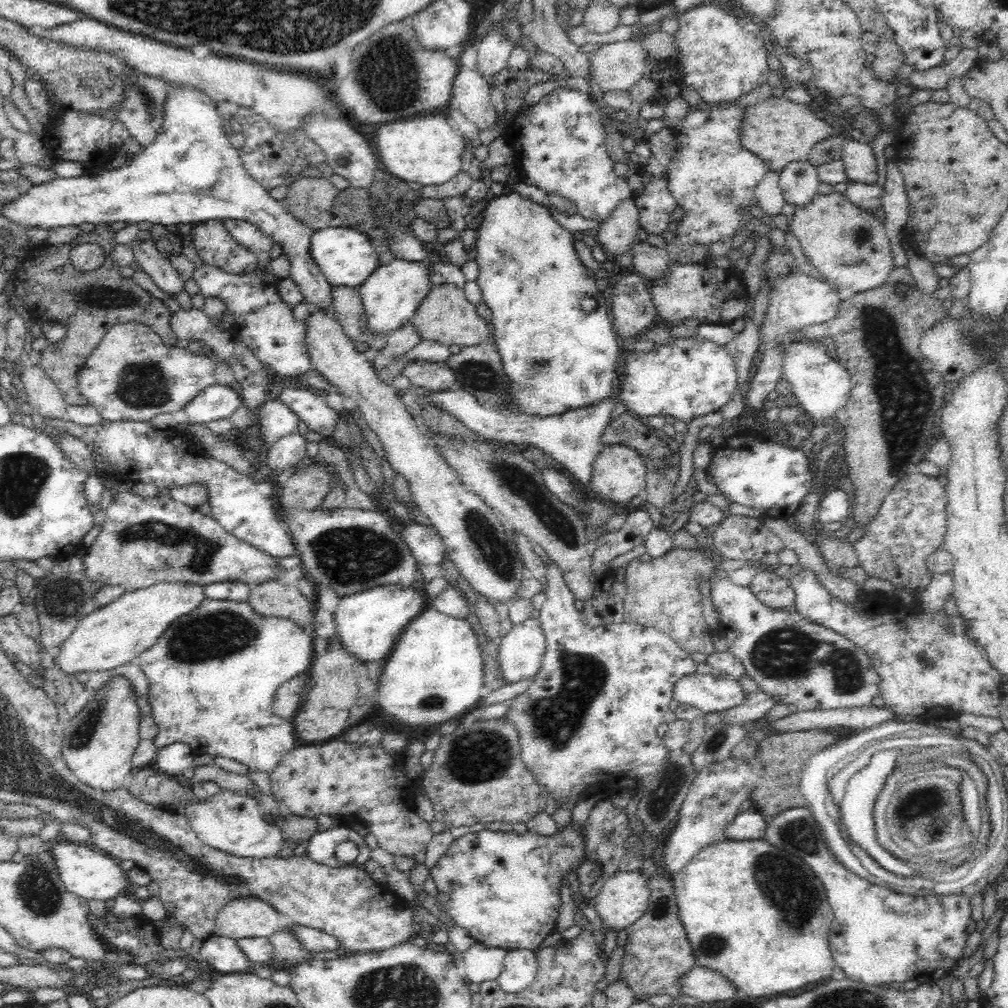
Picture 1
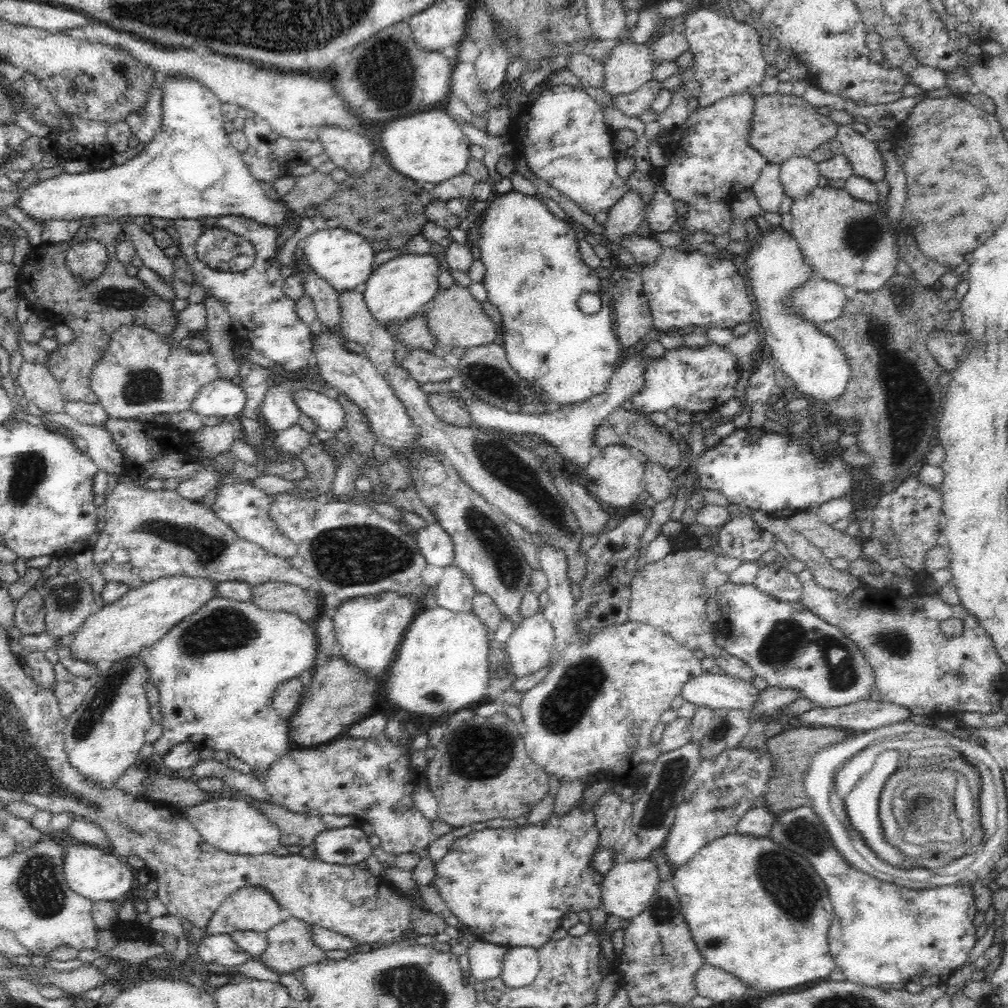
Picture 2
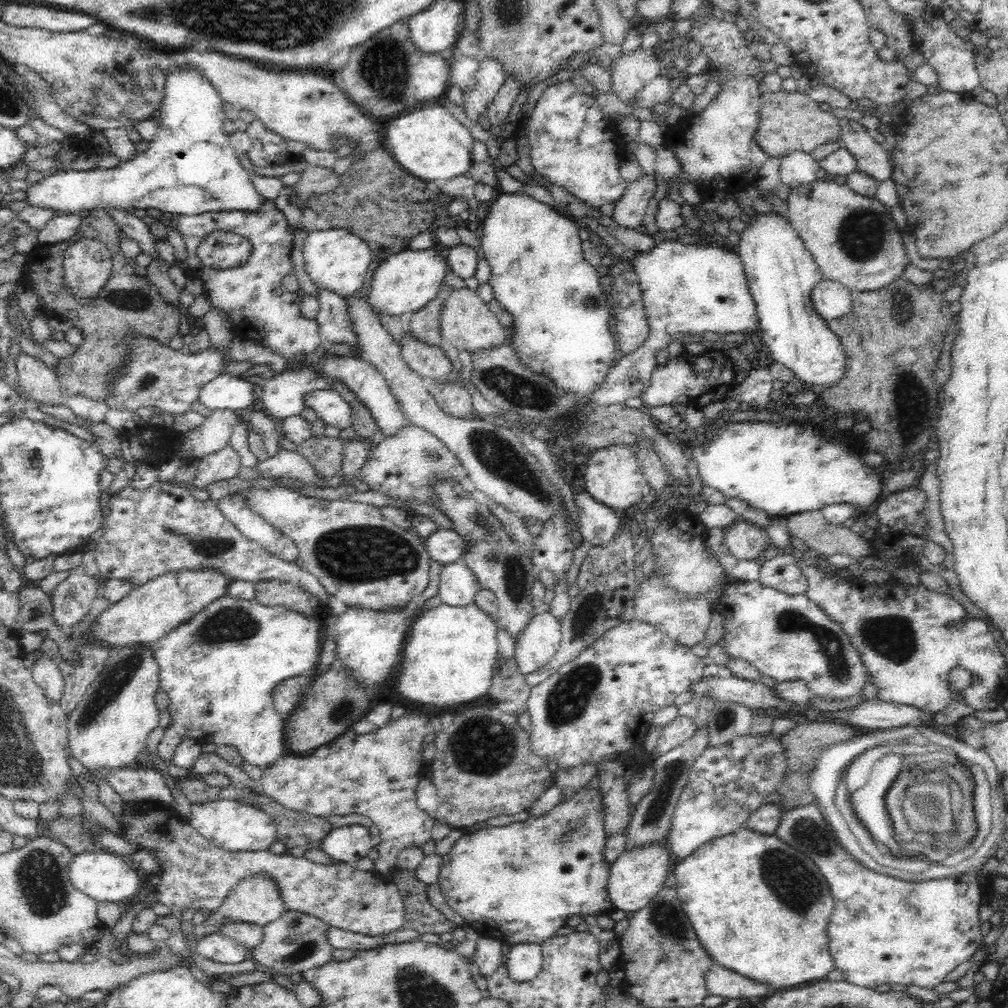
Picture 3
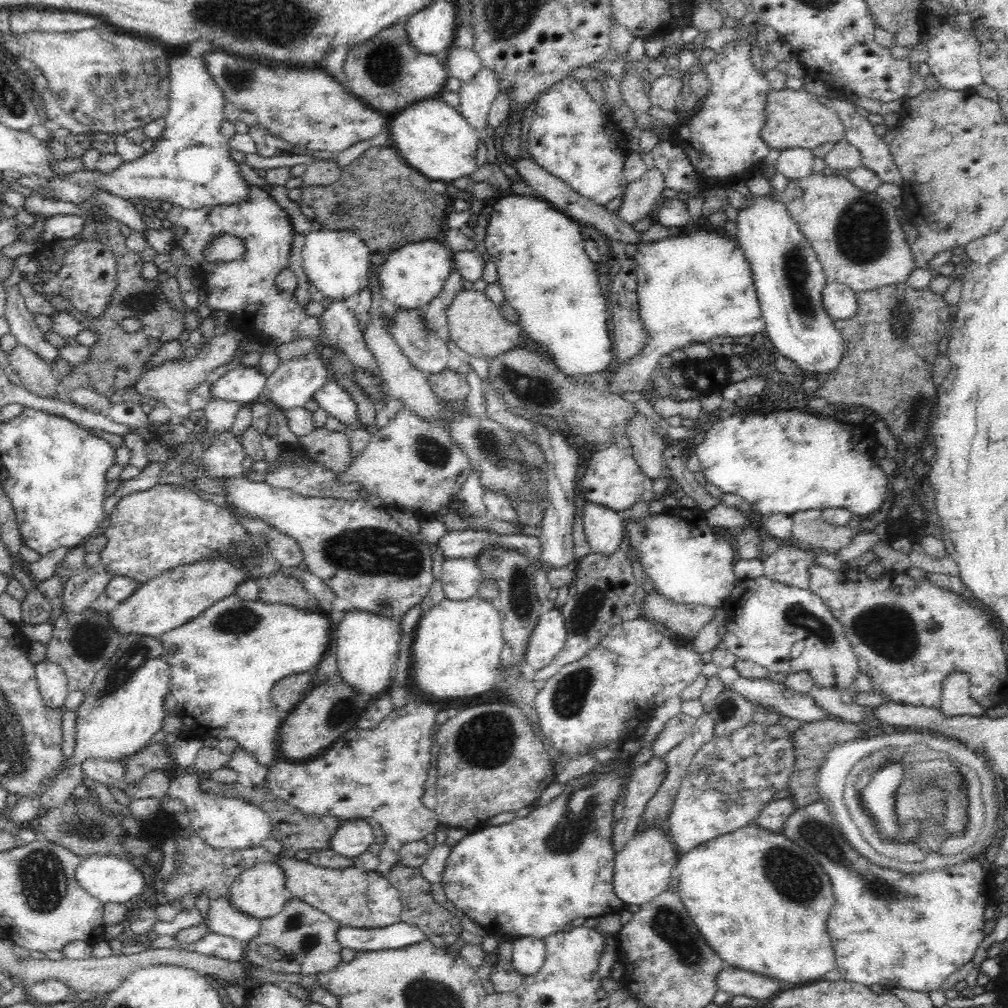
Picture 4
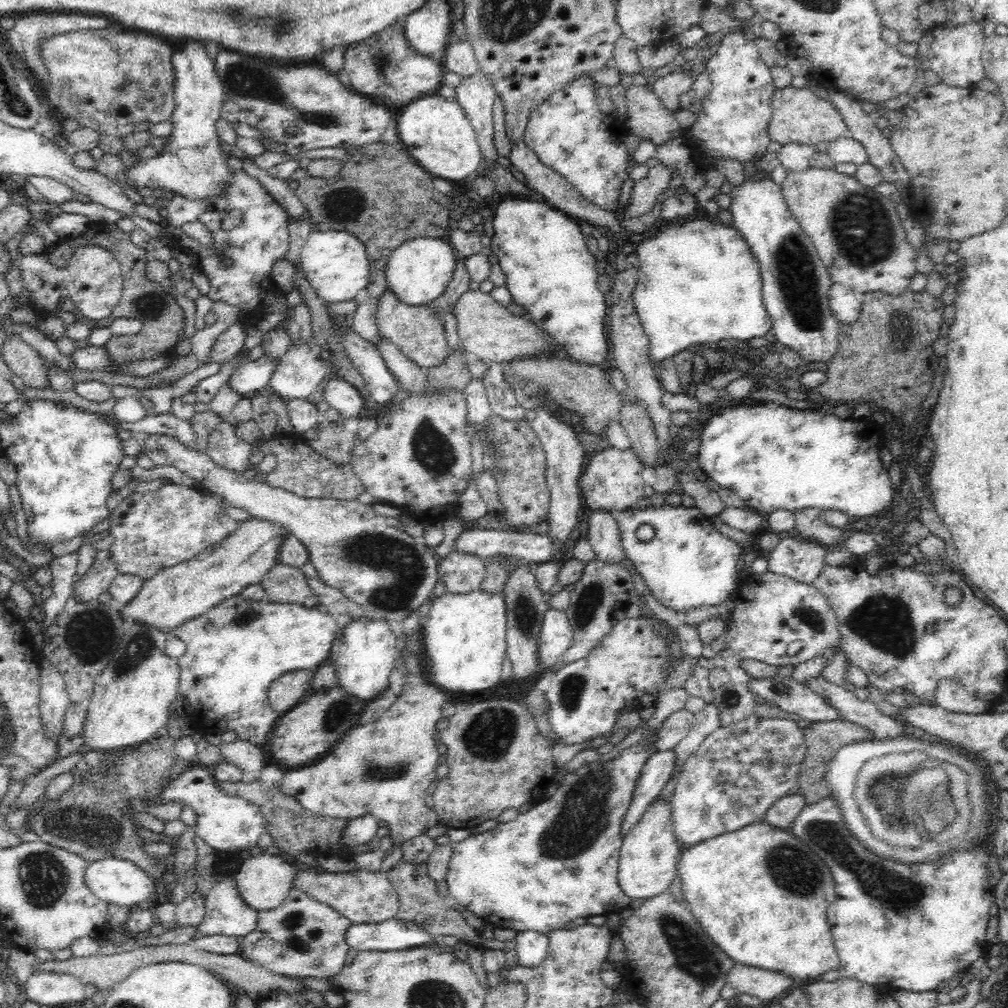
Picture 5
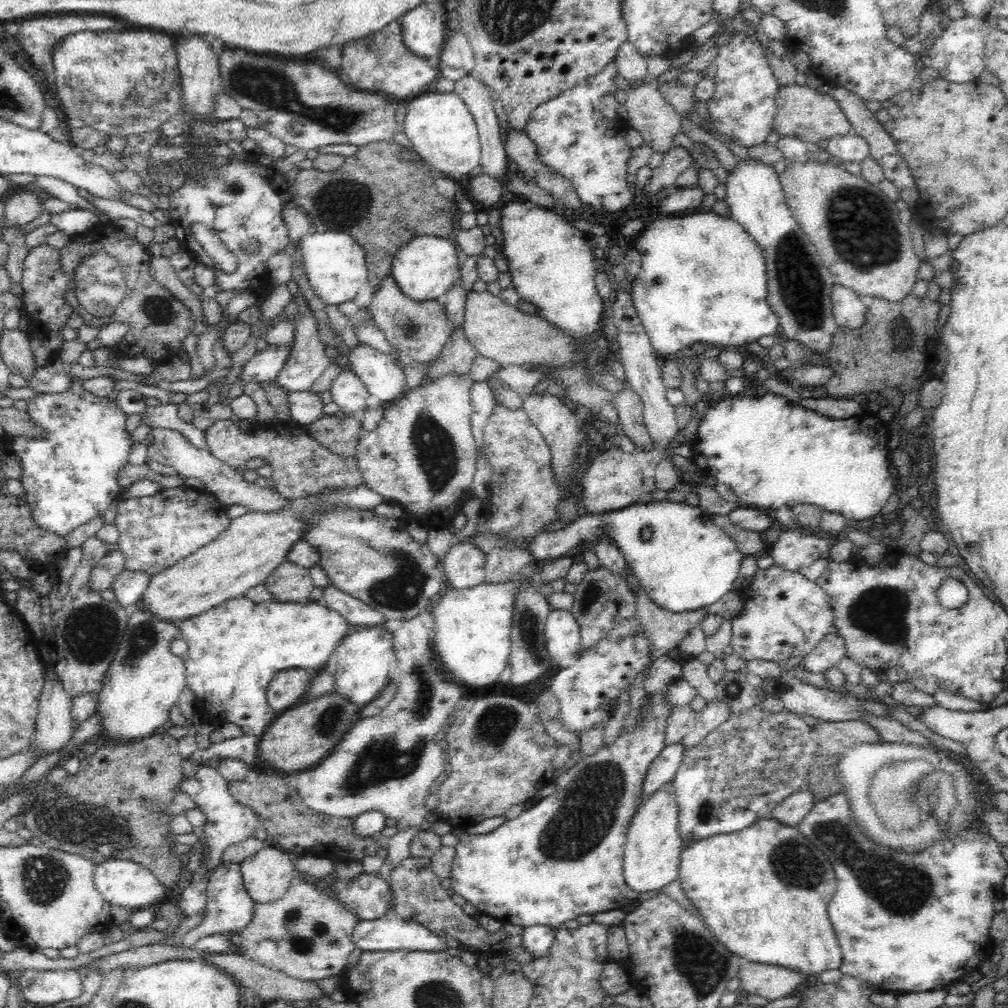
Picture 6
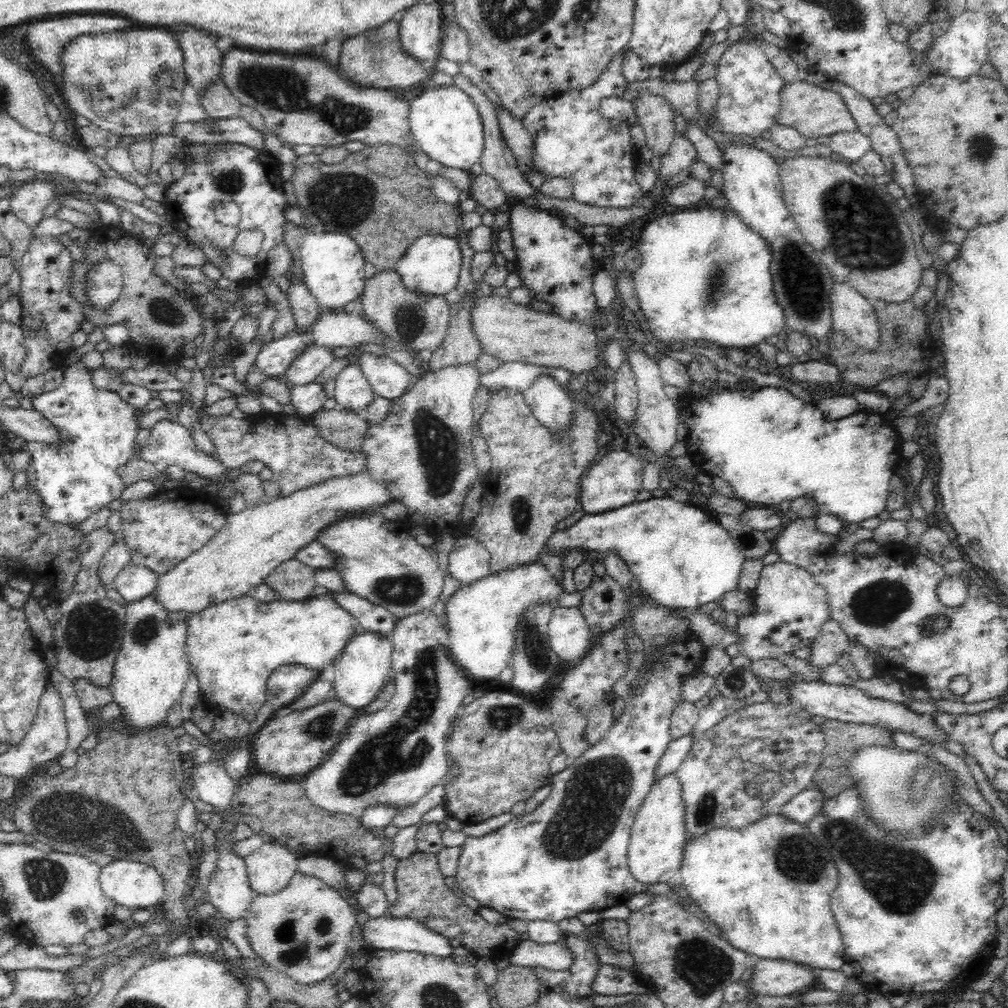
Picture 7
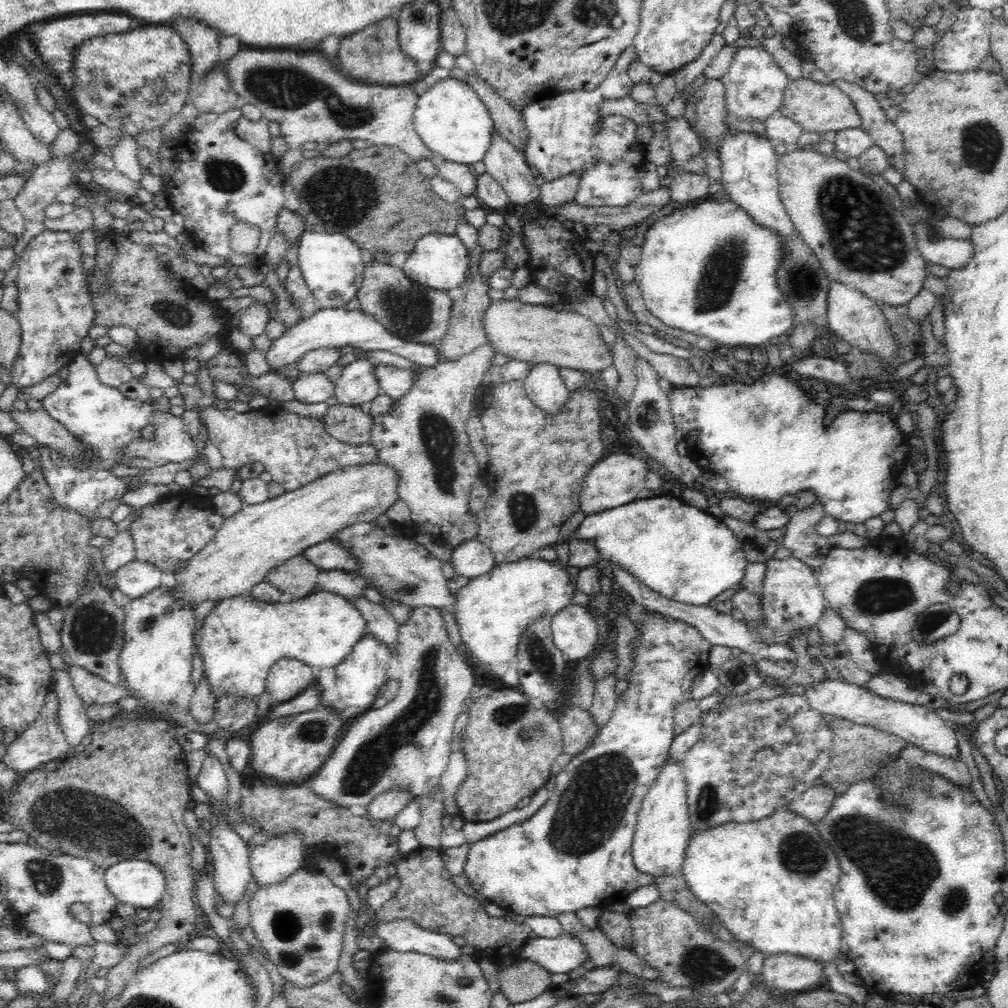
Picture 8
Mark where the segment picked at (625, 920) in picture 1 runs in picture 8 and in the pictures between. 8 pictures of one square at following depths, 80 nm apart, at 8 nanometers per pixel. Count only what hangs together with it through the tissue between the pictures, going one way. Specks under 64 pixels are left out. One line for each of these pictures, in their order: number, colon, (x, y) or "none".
2: (627, 888)
3: (636, 875)
4: (642, 869)
5: (649, 854)
6: (652, 853)
7: (656, 846)
8: (662, 834)

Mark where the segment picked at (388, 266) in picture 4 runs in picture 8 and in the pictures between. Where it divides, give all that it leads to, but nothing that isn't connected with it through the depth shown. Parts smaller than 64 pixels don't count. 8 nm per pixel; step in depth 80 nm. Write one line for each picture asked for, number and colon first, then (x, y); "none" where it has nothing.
5: (417, 272)
6: (424, 268)
7: (431, 264)
8: (438, 261)

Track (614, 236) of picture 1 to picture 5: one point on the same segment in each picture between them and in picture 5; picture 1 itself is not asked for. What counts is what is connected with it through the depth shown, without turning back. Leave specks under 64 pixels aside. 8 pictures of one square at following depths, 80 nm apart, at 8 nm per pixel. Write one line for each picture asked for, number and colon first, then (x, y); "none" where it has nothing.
2: (627, 216)
3: (629, 210)
4: (640, 196)
5: (645, 192)

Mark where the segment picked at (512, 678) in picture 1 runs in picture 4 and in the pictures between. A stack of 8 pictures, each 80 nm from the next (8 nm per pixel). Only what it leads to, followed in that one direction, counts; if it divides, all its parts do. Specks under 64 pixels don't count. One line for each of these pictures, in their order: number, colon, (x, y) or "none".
2: (528, 648)
3: (538, 642)
4: (546, 640)

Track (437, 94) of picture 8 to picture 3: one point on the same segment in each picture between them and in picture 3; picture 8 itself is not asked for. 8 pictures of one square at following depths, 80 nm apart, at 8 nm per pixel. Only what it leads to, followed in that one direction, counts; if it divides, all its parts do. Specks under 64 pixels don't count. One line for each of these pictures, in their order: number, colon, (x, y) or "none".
3: (427, 141)
4: (431, 136)
5: (434, 131)
6: (440, 127)
7: (444, 122)

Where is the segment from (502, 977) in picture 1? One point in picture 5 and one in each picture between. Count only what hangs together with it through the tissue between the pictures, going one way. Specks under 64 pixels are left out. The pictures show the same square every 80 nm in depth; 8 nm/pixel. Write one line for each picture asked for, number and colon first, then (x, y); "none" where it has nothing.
2: (521, 965)
3: (524, 961)
4: (528, 955)
5: (531, 947)

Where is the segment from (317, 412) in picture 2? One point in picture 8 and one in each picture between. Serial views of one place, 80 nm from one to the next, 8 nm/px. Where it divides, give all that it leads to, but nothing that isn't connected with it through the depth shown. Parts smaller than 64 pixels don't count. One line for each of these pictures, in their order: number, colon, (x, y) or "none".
3: (330, 407)
4: (331, 397)
5: (343, 396)
6: (348, 391)
7: (353, 392)
8: (357, 385)

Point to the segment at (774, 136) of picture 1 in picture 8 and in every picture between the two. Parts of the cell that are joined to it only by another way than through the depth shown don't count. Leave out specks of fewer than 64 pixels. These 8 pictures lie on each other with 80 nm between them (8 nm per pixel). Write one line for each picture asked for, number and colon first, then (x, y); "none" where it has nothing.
2: (783, 126)
3: (789, 122)
4: (794, 118)
5: (800, 117)
6: (803, 113)
7: (814, 111)
8: (817, 107)

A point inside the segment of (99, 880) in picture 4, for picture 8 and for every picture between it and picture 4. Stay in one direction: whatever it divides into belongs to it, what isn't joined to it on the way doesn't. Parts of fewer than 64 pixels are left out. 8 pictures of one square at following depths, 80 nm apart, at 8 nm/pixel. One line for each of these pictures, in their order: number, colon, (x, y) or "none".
5: (116, 881)
6: (125, 883)
7: (136, 885)
8: (140, 883)

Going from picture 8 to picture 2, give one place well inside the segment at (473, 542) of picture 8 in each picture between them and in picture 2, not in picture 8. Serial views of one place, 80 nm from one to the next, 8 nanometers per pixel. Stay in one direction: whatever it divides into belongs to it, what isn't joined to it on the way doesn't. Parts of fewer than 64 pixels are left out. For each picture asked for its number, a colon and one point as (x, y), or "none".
2: (455, 592)
3: (458, 586)
4: (461, 577)
5: (461, 573)
6: (464, 565)
7: (469, 561)

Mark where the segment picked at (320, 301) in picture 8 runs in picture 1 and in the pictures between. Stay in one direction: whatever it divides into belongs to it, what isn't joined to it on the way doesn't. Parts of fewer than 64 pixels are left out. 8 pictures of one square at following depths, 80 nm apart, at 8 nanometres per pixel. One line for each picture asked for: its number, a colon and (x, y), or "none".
1: (346, 257)
2: (344, 258)
3: (336, 259)
4: (336, 261)
5: (335, 263)
6: (334, 262)
7: (332, 264)

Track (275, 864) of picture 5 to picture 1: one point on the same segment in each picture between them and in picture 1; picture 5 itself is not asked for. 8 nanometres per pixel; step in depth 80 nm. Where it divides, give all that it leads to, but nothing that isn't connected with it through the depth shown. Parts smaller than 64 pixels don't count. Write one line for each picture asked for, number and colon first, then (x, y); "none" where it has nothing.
1: (247, 917)
2: (251, 908)
3: (255, 899)
4: (260, 891)

